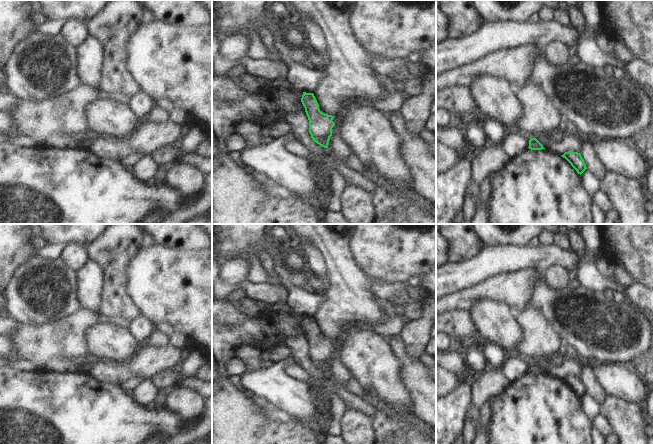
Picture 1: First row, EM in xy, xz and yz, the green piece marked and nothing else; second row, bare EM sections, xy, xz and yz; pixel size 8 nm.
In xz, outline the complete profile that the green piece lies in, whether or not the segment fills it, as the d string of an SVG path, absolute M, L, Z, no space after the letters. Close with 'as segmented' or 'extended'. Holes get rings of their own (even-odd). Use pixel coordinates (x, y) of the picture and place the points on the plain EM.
M303 316L301 326L305 332L306 339L309 344L309 357L314 366L324 372L328 372L330 361L332 360L332 352L335 347L332 345L334 340L325 338L320 335L319 328L313 317Z | as segmented

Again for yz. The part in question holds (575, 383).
M568 375L561 380L571 388L571 390L577 395L578 398L581 399L587 393L580 377Z | as segmented

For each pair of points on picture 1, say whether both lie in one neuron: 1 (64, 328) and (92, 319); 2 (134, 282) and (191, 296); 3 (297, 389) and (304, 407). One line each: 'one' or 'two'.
1: one
2: one
3: one

